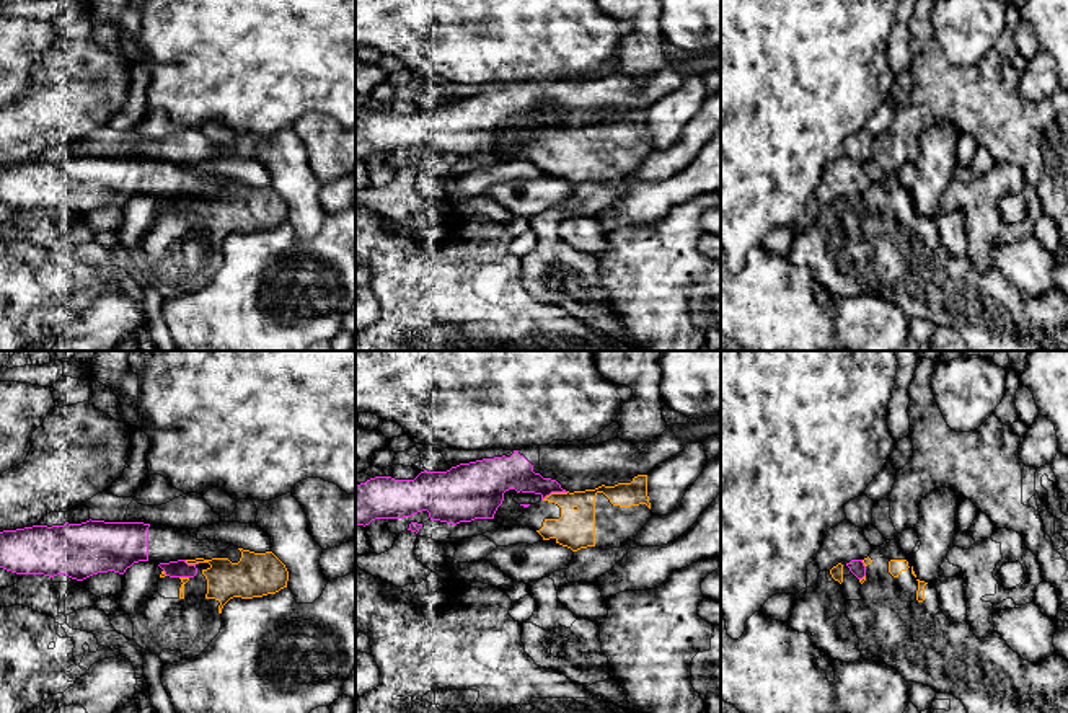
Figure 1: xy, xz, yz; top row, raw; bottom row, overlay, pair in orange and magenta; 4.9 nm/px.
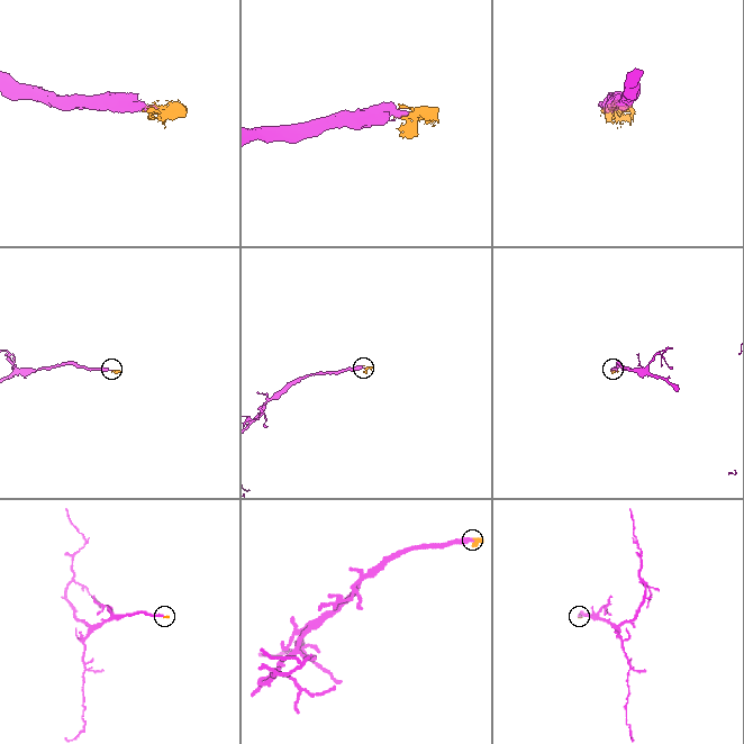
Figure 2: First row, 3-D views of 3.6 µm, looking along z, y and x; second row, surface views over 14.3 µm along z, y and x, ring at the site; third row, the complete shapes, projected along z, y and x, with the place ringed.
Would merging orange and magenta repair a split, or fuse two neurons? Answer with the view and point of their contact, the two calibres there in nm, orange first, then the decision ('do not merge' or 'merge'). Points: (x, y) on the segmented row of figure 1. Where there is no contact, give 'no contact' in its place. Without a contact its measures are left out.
meets orange in xz at (555, 493); 190 nm thick on the orange side, 170 nm on the other; do not merge

